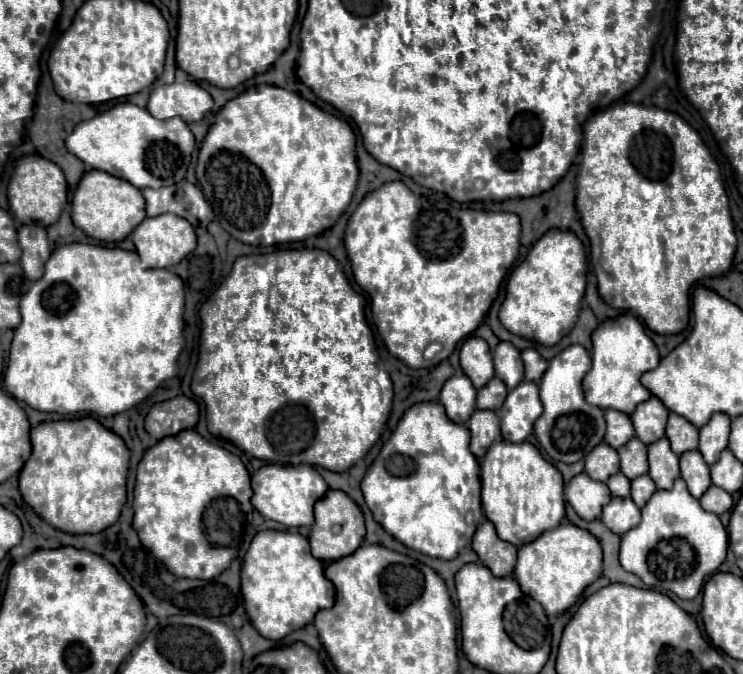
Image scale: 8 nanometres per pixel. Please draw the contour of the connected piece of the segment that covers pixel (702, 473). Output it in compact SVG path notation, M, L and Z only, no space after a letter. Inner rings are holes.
M690 450L680 456L680 470L684 482L688 484L688 492L694 498L700 498L710 488L710 468L698 450Z

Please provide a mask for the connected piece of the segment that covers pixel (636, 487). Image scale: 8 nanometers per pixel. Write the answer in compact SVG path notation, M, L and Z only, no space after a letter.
M648 474L638 476L638 478L632 480L632 494L630 494L630 498L634 500L634 504L638 508L642 508L650 500L650 496L654 492L656 492L656 484L654 484L654 480L650 480Z

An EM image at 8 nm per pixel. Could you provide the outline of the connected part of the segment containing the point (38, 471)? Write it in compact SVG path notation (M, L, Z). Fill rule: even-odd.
M94 418L42 422L32 428L32 454L20 472L20 494L34 512L56 530L98 534L112 526L126 502L130 450L112 430Z

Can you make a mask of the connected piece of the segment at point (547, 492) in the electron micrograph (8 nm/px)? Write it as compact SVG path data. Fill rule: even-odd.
M494 442L480 460L482 468L482 510L494 524L498 538L520 548L542 532L556 528L564 518L562 474L542 458L530 442Z

